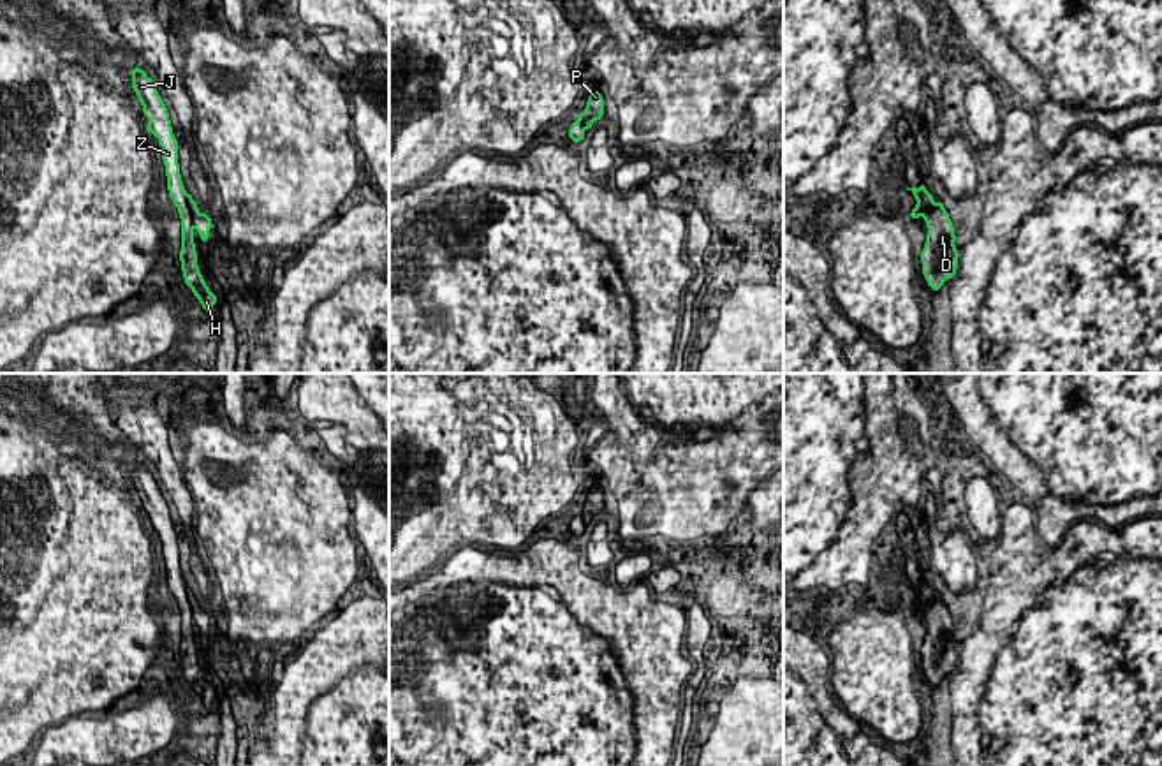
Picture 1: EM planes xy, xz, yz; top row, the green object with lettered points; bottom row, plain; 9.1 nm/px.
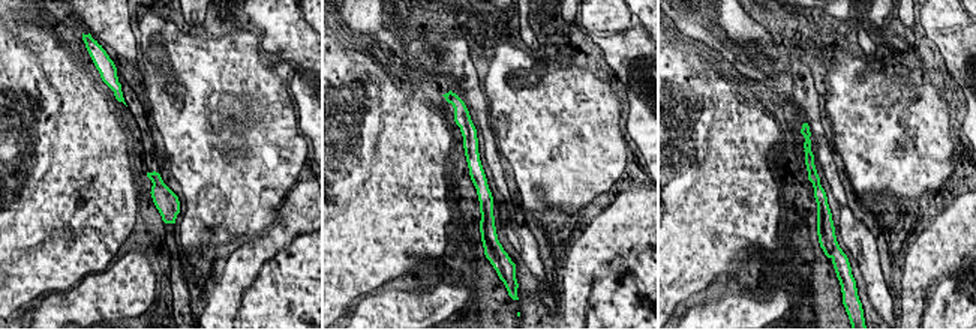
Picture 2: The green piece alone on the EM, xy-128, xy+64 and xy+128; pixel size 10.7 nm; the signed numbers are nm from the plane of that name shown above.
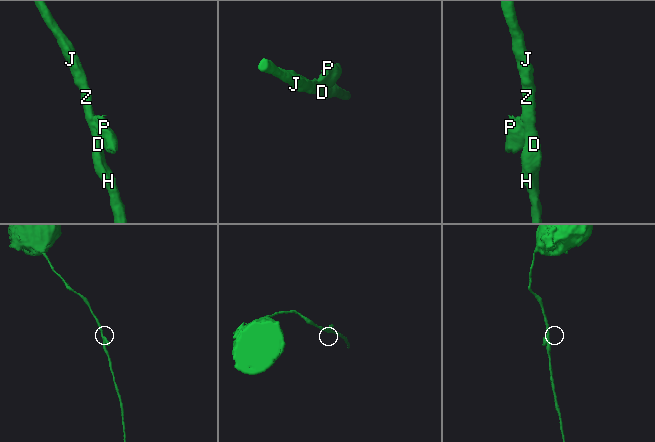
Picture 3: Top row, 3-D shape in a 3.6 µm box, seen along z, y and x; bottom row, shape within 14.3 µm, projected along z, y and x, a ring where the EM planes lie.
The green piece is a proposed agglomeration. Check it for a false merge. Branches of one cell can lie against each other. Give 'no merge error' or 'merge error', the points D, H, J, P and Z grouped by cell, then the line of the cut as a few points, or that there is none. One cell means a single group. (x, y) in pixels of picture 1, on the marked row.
merge error; groups D H J Z / P; cut xy (185, 194), (194, 228)

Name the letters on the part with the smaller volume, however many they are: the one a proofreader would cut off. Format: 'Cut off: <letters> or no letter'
Cut off: P

